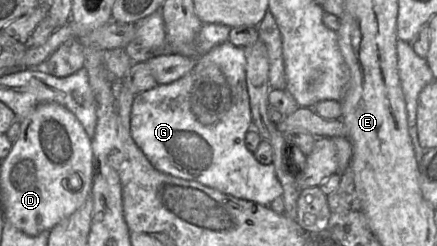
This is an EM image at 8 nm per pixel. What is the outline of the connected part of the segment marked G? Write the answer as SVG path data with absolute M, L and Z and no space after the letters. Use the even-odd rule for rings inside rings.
M225 41L197 58L194 68L182 78L135 95L130 113L131 136L152 166L161 173L195 181L221 193L263 206L283 195L273 164L259 163L245 146L246 133L252 128L246 80L245 49ZM215 64L231 89L229 110L215 124L202 125L190 106L190 94L199 72Z

